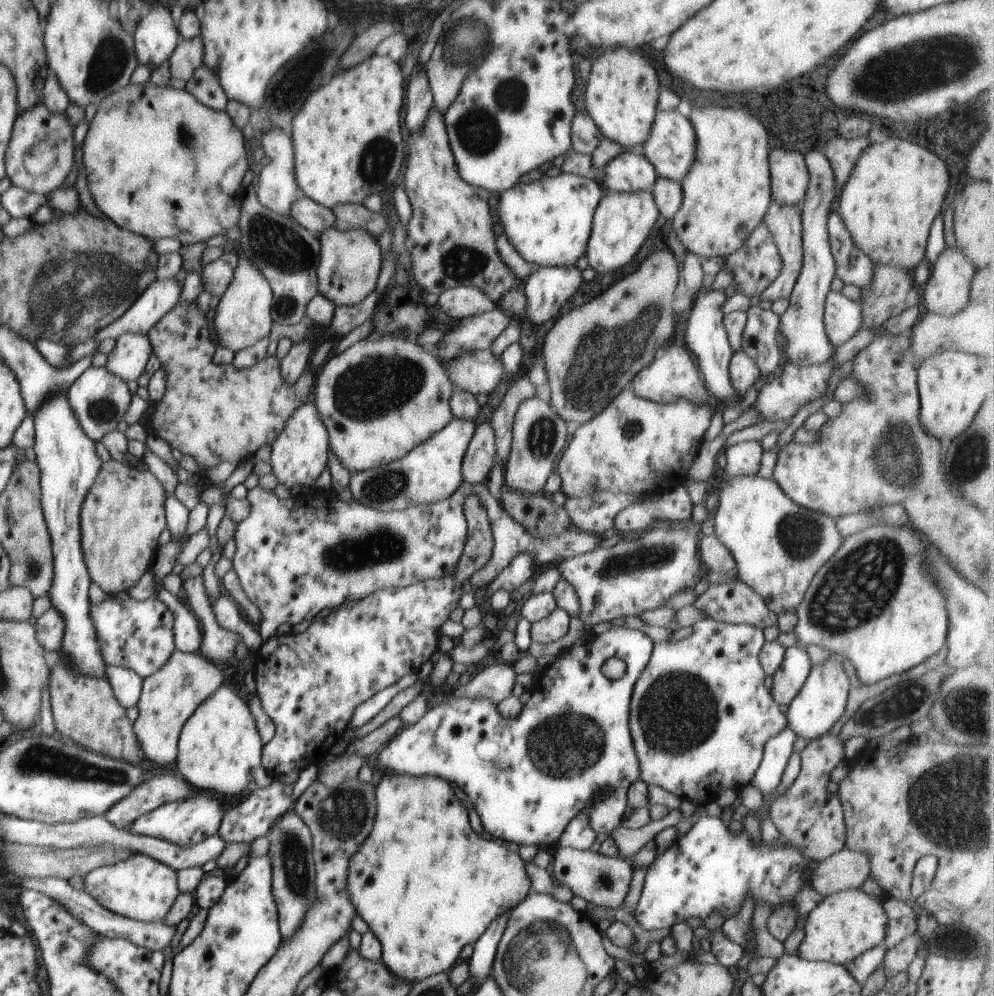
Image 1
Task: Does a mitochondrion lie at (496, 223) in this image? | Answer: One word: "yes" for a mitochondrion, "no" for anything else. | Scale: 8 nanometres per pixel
no

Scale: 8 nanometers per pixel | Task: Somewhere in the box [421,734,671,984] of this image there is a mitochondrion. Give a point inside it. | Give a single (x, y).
(606, 883)

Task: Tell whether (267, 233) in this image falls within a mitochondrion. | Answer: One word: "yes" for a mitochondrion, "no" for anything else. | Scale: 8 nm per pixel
yes

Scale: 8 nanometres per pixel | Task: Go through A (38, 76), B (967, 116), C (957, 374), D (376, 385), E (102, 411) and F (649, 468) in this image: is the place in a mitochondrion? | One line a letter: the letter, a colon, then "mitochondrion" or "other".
A: other
B: other
C: other
D: mitochondrion
E: mitochondrion
F: other

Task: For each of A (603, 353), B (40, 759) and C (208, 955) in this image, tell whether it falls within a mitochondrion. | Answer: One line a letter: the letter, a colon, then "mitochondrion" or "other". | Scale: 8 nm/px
A: mitochondrion
B: mitochondrion
C: other

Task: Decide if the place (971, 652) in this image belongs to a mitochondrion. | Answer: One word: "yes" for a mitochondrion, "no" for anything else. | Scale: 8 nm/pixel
no

